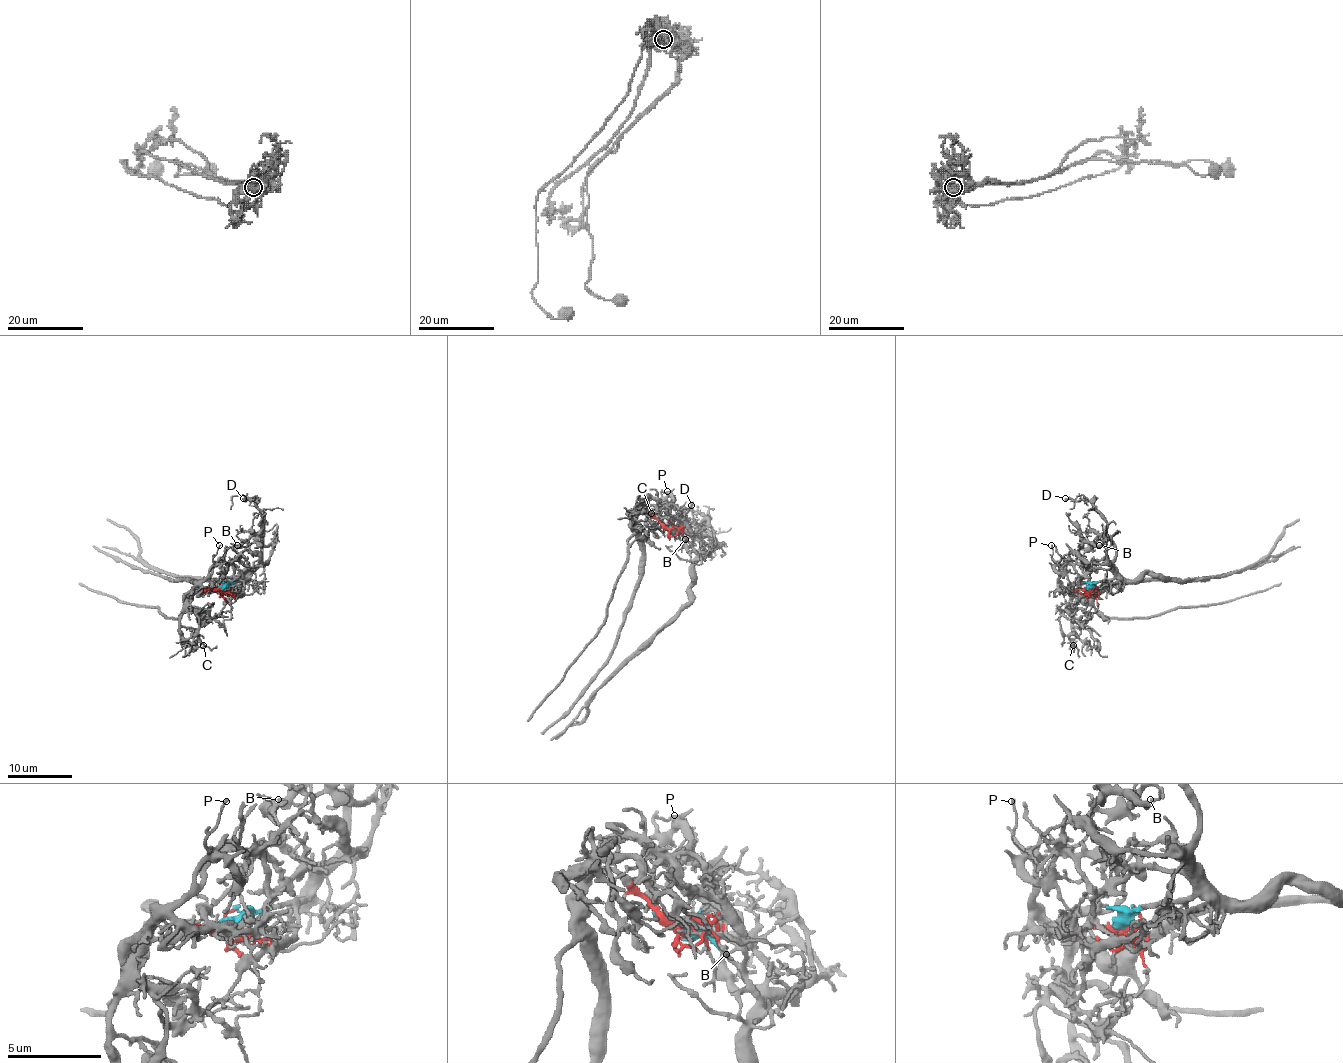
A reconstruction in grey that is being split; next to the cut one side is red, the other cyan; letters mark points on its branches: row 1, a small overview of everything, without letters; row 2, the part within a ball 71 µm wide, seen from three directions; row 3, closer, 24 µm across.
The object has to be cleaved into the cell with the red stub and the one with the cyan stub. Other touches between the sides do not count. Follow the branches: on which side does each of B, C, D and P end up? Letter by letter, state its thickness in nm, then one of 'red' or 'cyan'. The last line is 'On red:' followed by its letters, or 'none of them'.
B: calibre 110 nm; cyan
C: calibre 140 nm; red
D: calibre 180 nm; cyan
P: calibre 120 nm; red
On red: C, P

